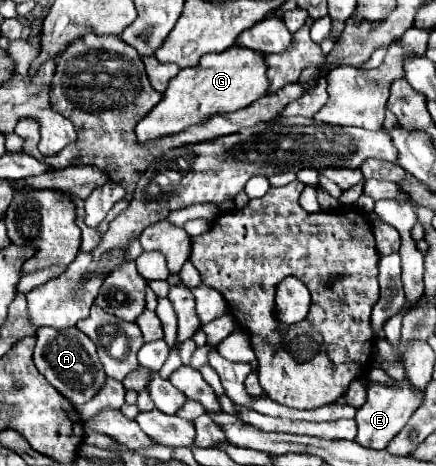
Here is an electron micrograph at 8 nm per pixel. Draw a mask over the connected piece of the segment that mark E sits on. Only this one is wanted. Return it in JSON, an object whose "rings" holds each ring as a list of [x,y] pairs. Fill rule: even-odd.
{"rings":[[[400,382],[398,386],[380,386],[370,384],[368,388],[368,400],[362,408],[358,408],[356,424],[358,424],[358,436],[356,442],[364,448],[382,450],[390,444],[390,440],[406,426],[408,418],[418,410],[420,398],[414,394],[414,386],[410,382]]]}

